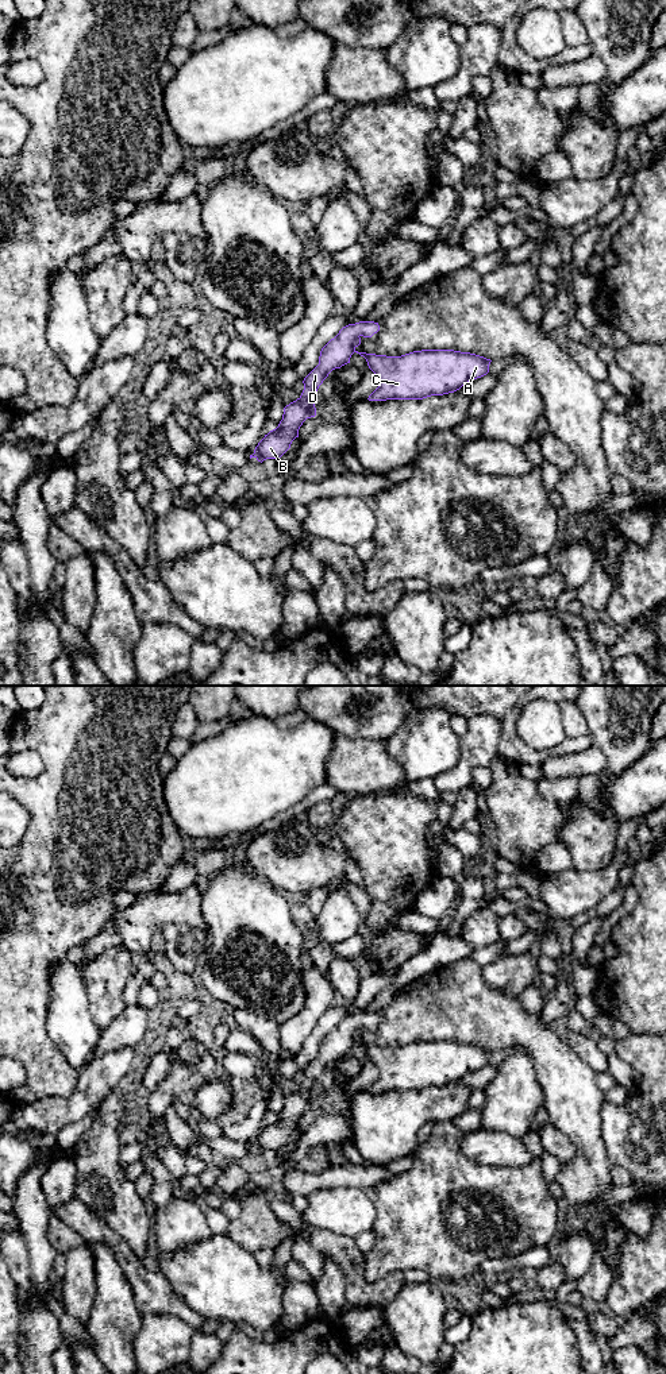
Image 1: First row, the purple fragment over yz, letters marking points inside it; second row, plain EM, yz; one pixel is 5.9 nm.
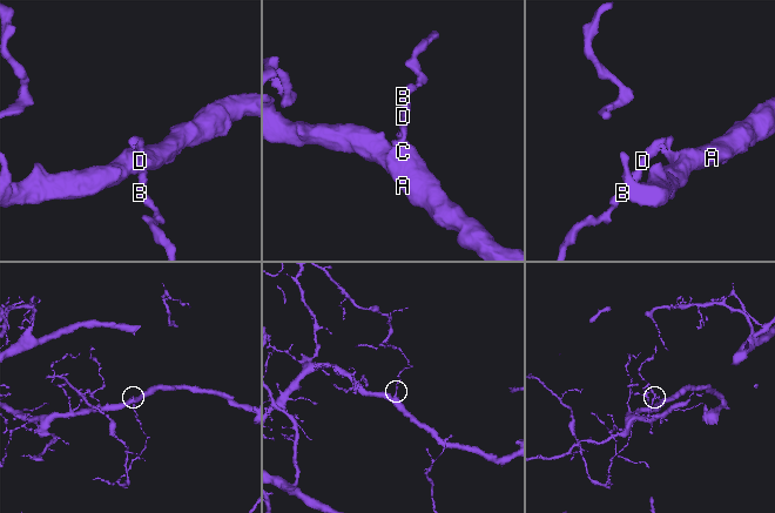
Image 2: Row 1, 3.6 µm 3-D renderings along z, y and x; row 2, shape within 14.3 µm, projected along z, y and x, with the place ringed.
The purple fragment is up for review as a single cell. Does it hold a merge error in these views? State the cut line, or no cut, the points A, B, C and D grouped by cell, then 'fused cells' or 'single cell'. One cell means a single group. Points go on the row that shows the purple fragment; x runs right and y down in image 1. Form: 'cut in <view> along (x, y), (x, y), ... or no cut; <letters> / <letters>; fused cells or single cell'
cut in yz along (358, 336), (353, 351); A C / B D; fused cells

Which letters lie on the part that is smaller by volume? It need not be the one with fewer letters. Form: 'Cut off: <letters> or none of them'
Cut off: B, D

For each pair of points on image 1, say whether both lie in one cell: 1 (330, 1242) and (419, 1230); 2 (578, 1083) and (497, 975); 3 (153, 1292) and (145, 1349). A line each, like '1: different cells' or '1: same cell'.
1: different cells
2: different cells
3: different cells

